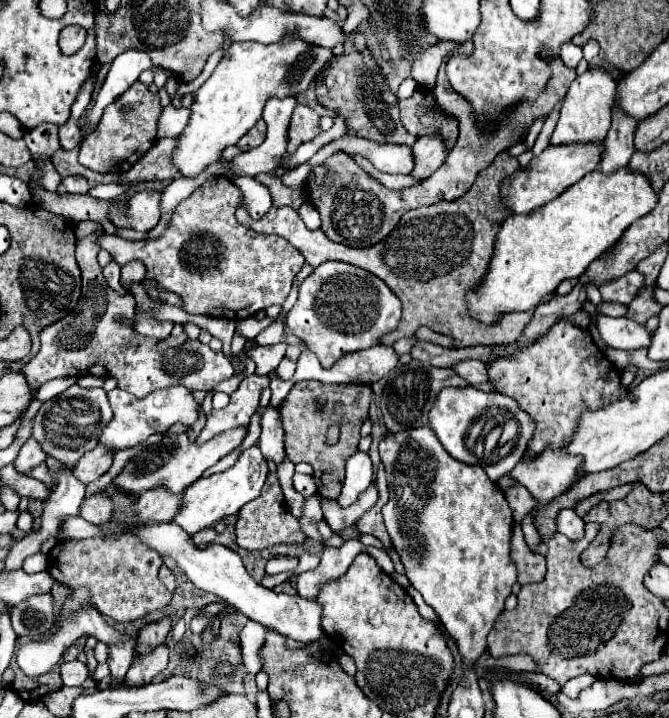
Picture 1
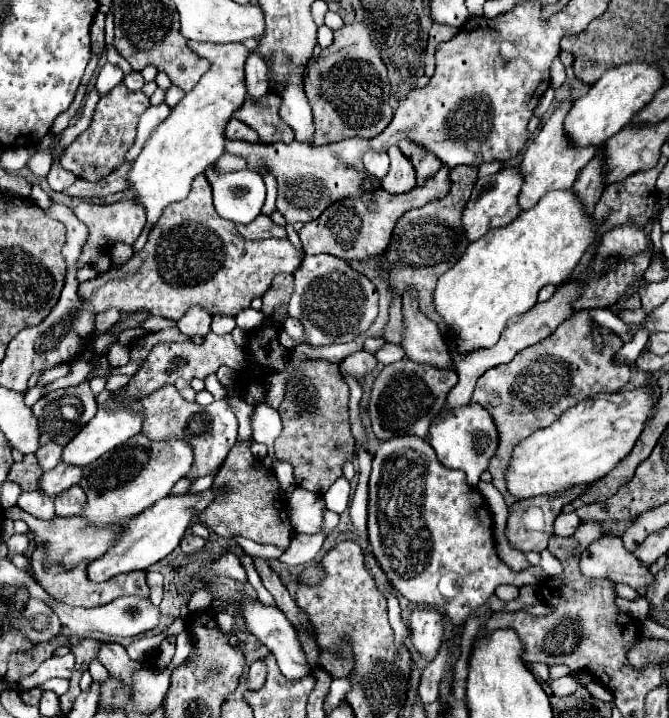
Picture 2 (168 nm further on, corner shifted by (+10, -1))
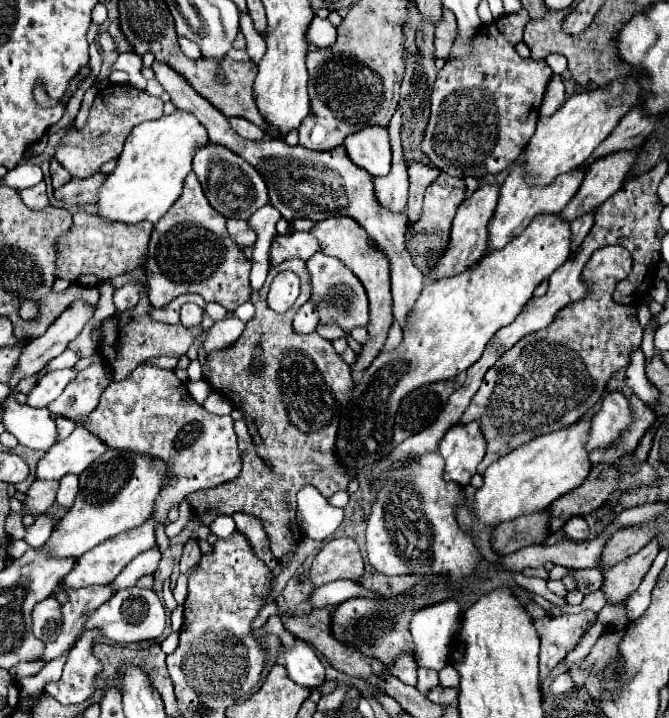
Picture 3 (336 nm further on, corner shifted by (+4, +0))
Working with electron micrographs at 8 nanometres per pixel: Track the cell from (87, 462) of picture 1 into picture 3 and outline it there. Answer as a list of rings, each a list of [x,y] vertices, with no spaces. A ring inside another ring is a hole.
[[[35,480],[29,488],[29,492],[25,492],[25,500],[23,500],[23,506],[25,506],[25,512],[27,514],[45,514],[51,504],[55,502],[55,494],[57,494],[57,486],[59,482],[41,482],[41,480]]]

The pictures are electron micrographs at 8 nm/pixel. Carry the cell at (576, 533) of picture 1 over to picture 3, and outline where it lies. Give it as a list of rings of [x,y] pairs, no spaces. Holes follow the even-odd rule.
[[[581,516],[571,518],[571,520],[563,526],[563,530],[565,530],[567,538],[571,538],[571,540],[575,540],[575,542],[589,540],[589,526],[587,526],[585,518],[581,518]]]

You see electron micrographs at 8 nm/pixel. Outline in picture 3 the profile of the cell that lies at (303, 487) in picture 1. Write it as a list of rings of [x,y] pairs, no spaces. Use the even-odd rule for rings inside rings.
[[[303,486],[297,492],[297,522],[305,536],[325,542],[343,522],[343,508],[331,506],[315,486]]]

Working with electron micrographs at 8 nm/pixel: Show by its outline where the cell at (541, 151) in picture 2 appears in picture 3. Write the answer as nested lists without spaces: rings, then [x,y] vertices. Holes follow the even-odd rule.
[[[515,164],[511,174],[503,182],[503,186],[499,188],[499,202],[497,202],[495,214],[491,216],[491,222],[487,226],[489,240],[487,240],[487,250],[483,252],[483,256],[493,252],[493,250],[503,248],[509,240],[519,236],[523,232],[523,228],[527,228],[535,216],[539,216],[539,214],[559,214],[567,206],[567,202],[575,196],[575,192],[579,190],[579,184],[583,182],[583,178],[585,178],[585,172],[577,168],[577,170],[571,170],[567,174],[557,176],[549,186],[535,188],[535,186],[529,186],[525,182],[523,168]]]

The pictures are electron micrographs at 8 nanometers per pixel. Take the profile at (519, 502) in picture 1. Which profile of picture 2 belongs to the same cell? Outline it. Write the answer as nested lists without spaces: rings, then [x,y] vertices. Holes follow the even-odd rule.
[[[581,309],[561,323],[561,327],[557,327],[557,331],[547,339],[519,351],[511,363],[497,365],[479,377],[471,403],[481,403],[497,423],[501,443],[491,459],[489,473],[493,475],[493,485],[505,497],[507,507],[517,501],[505,487],[505,467],[509,467],[513,447],[531,433],[549,427],[563,411],[579,401],[599,393],[617,393],[631,377],[631,369],[627,365],[613,363],[613,355],[621,345],[623,341],[617,335],[611,335],[611,343],[605,345],[605,351],[597,351],[591,339],[591,317]]]

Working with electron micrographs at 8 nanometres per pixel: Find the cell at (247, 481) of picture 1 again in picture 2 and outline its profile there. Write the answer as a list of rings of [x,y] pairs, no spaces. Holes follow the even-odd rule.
[[[211,487],[201,493],[183,493],[183,495],[167,495],[165,499],[159,499],[153,507],[145,509],[145,513],[133,517],[125,525],[123,537],[117,541],[115,547],[111,547],[103,557],[95,559],[89,567],[89,579],[91,581],[107,581],[115,577],[117,573],[129,573],[135,569],[149,569],[153,563],[167,557],[183,539],[183,533],[191,527],[197,513],[201,513],[213,499],[223,495],[223,487]]]

